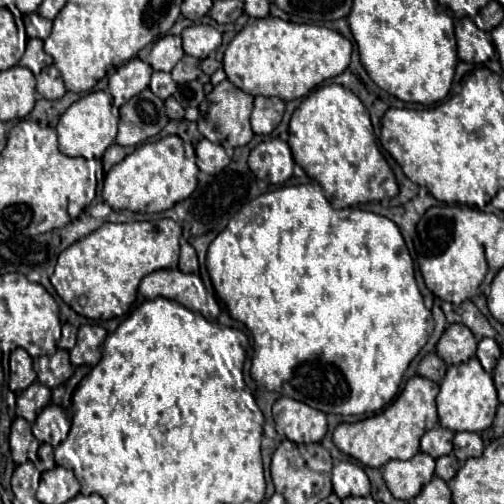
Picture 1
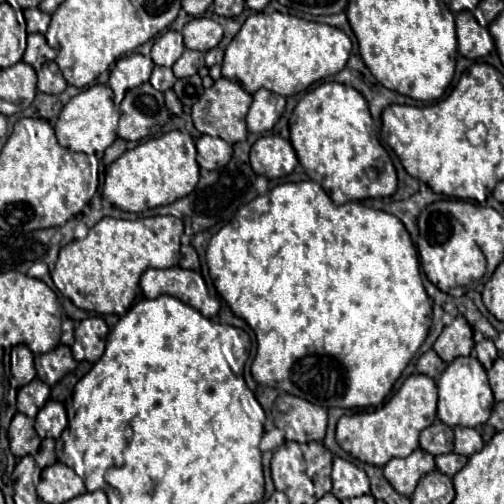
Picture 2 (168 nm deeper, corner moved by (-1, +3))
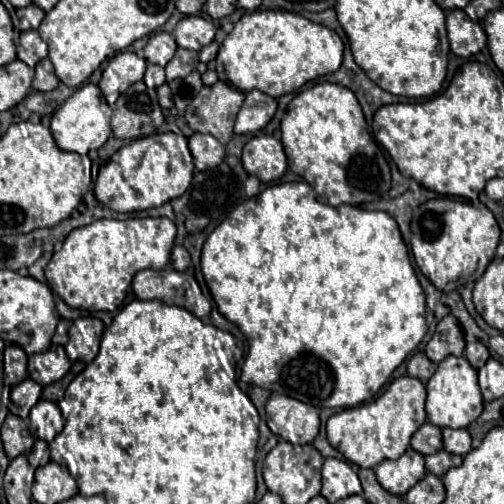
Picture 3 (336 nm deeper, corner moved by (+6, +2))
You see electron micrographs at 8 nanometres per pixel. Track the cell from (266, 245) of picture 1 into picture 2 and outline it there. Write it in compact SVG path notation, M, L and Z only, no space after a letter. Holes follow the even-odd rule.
M314 181L287 182L276 185L270 193L256 197L238 213L230 223L226 223L208 243L206 247L206 263L214 287L220 297L230 305L232 313L240 319L244 319L252 331L256 333L258 341L258 351L256 359L252 363L252 377L260 385L274 387L282 393L290 393L296 397L304 397L306 401L318 403L324 409L330 407L376 407L382 405L382 401L388 397L392 391L392 385L398 381L400 373L408 365L408 361L414 357L414 353L420 349L424 343L428 329L432 321L433 302L426 295L426 289L422 285L420 277L420 263L418 263L418 253L416 247L412 245L412 239L404 227L404 223L386 213L366 206L359 201L350 201L344 205L334 205L332 199L324 193L324 189L314 183Z

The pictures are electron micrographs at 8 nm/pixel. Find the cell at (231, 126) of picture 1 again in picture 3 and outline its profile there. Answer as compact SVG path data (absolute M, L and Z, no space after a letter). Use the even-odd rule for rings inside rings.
M225 82L203 86L185 110L185 120L193 132L211 134L221 144L233 138L233 126L245 94Z

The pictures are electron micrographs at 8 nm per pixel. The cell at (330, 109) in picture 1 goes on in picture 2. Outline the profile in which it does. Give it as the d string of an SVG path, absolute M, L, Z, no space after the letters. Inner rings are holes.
M322 83L308 91L290 117L290 143L308 177L330 195L336 205L370 197L388 197L396 191L396 169L382 147L366 99L342 83Z

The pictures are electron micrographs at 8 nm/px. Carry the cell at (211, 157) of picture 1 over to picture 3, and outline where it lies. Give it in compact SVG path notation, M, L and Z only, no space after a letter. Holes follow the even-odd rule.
M193 134L189 138L189 150L197 170L213 170L225 158L225 146L211 134Z

